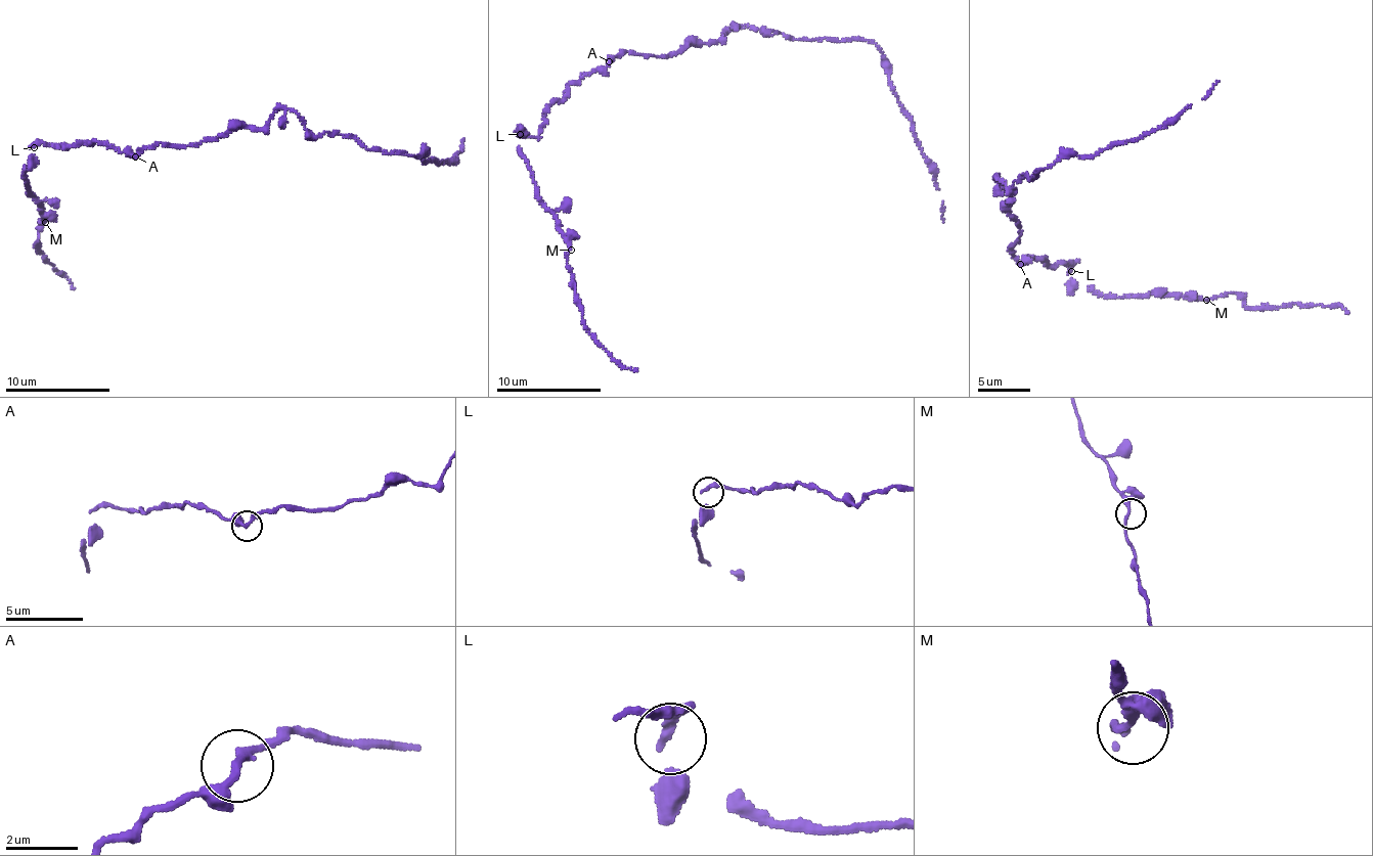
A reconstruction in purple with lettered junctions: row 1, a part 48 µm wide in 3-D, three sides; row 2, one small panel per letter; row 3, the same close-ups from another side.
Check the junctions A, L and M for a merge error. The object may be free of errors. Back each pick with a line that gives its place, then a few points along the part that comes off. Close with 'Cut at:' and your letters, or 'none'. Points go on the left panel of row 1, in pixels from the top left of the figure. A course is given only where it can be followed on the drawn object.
Cut at: none

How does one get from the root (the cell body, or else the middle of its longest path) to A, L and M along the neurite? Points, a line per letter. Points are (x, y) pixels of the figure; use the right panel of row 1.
A: (1013, 245), (1008, 248), (1019, 263)
L: (1013, 245), (1008, 248), (1021, 264), (1033, 257), (1041, 257), (1051, 265), (1076, 260), (1071, 271)
M: (1013, 245), (1021, 264), (1033, 257), (1051, 265), (1076, 260), (1071, 281), (1105, 295), (1206, 300)

